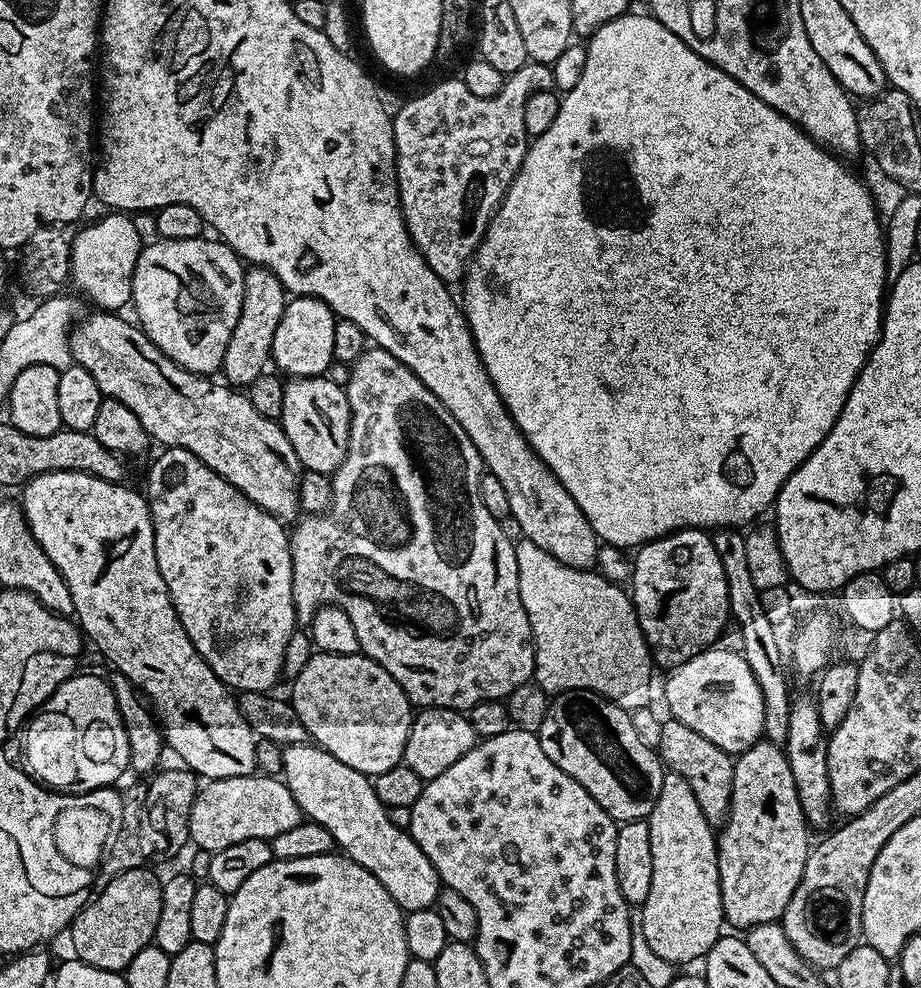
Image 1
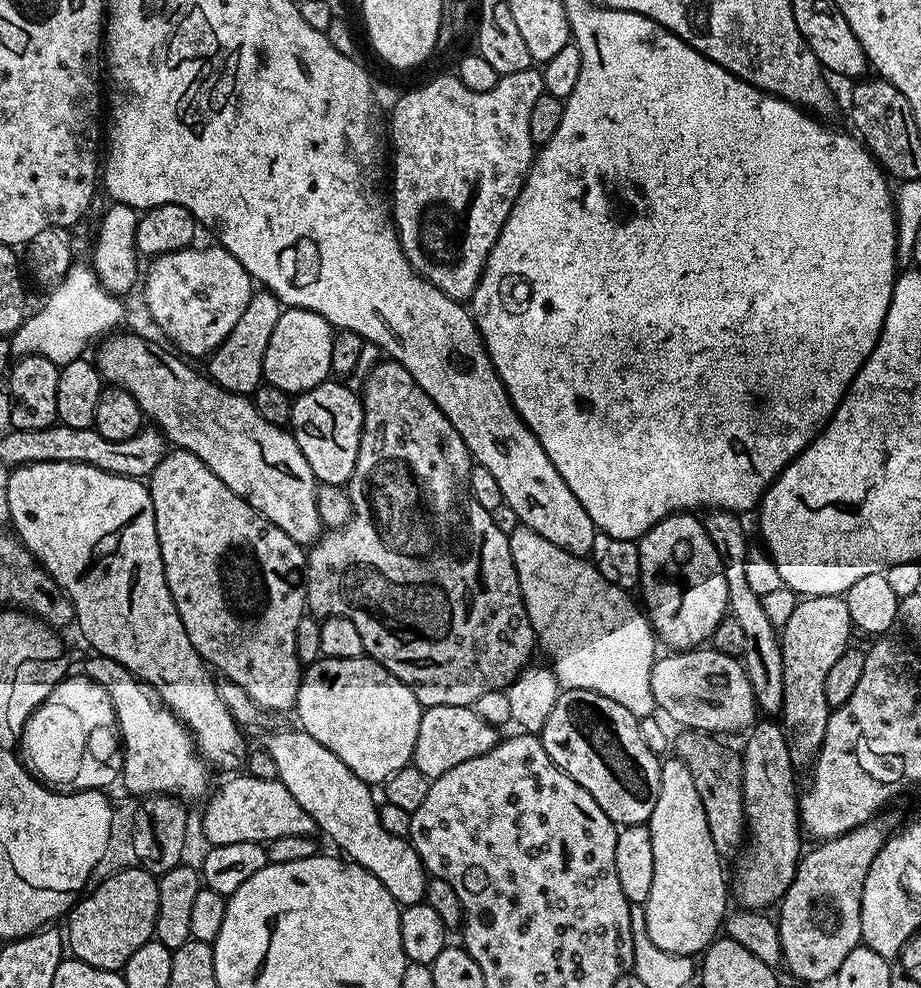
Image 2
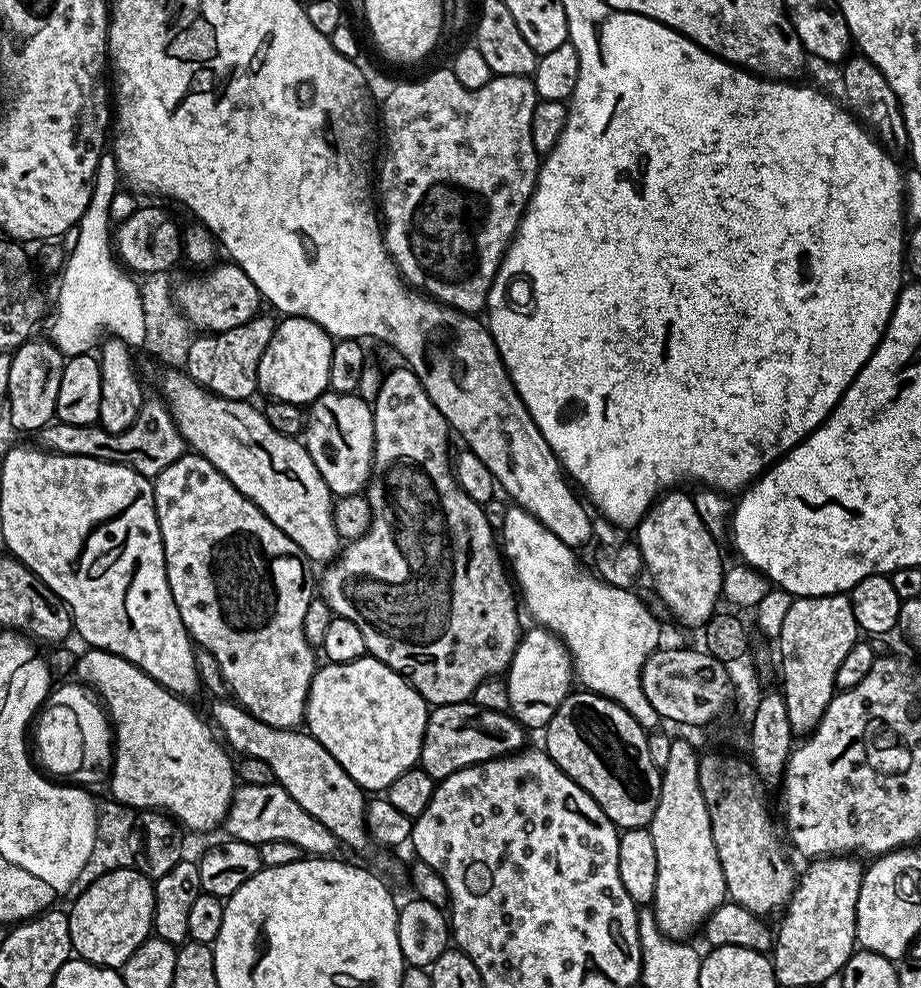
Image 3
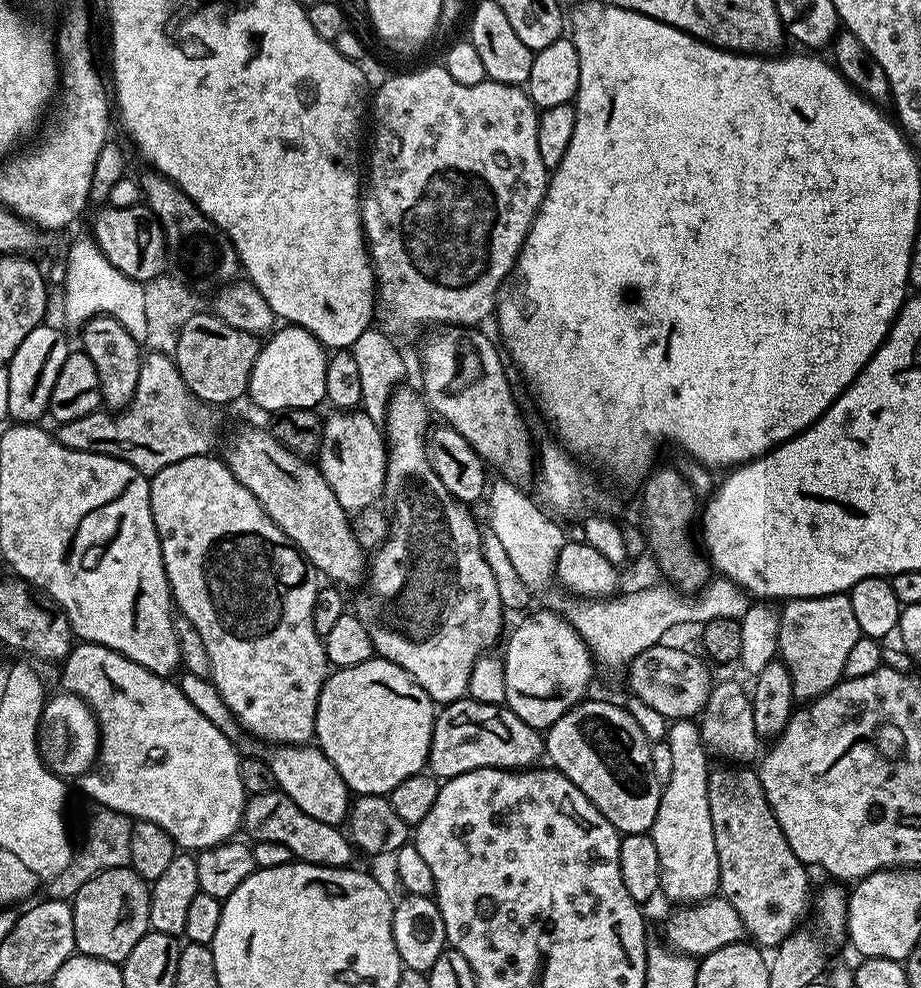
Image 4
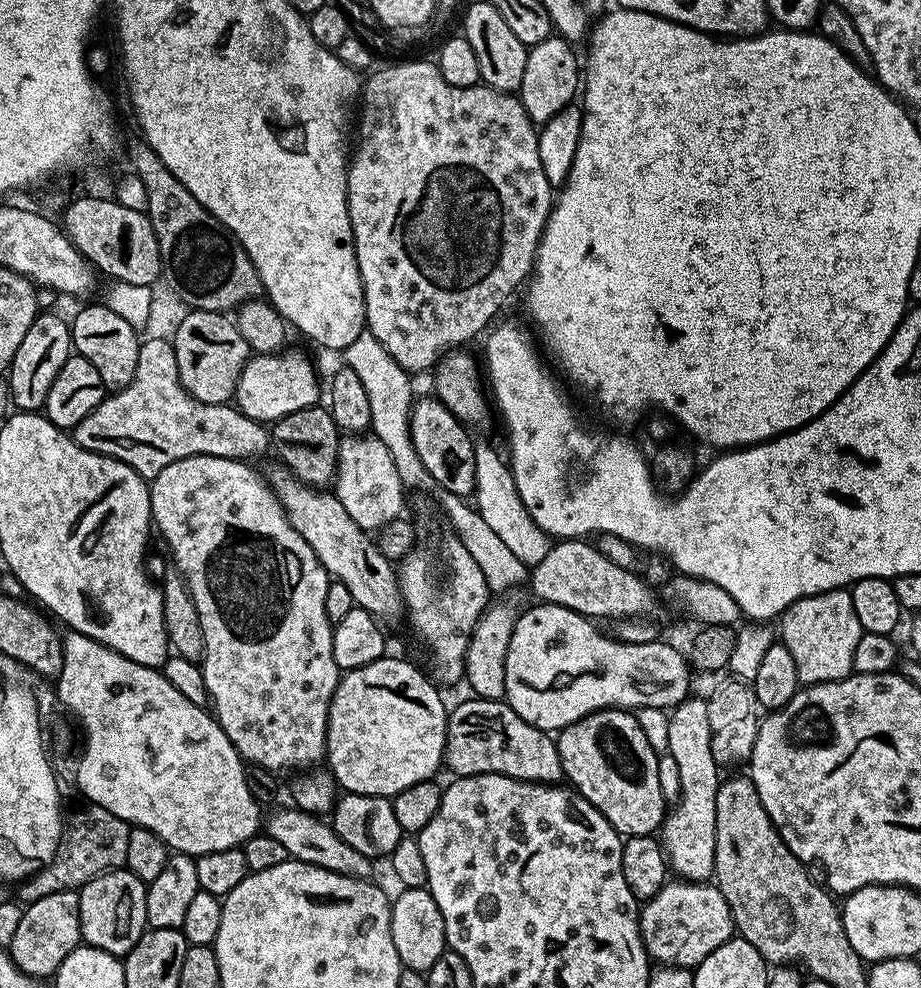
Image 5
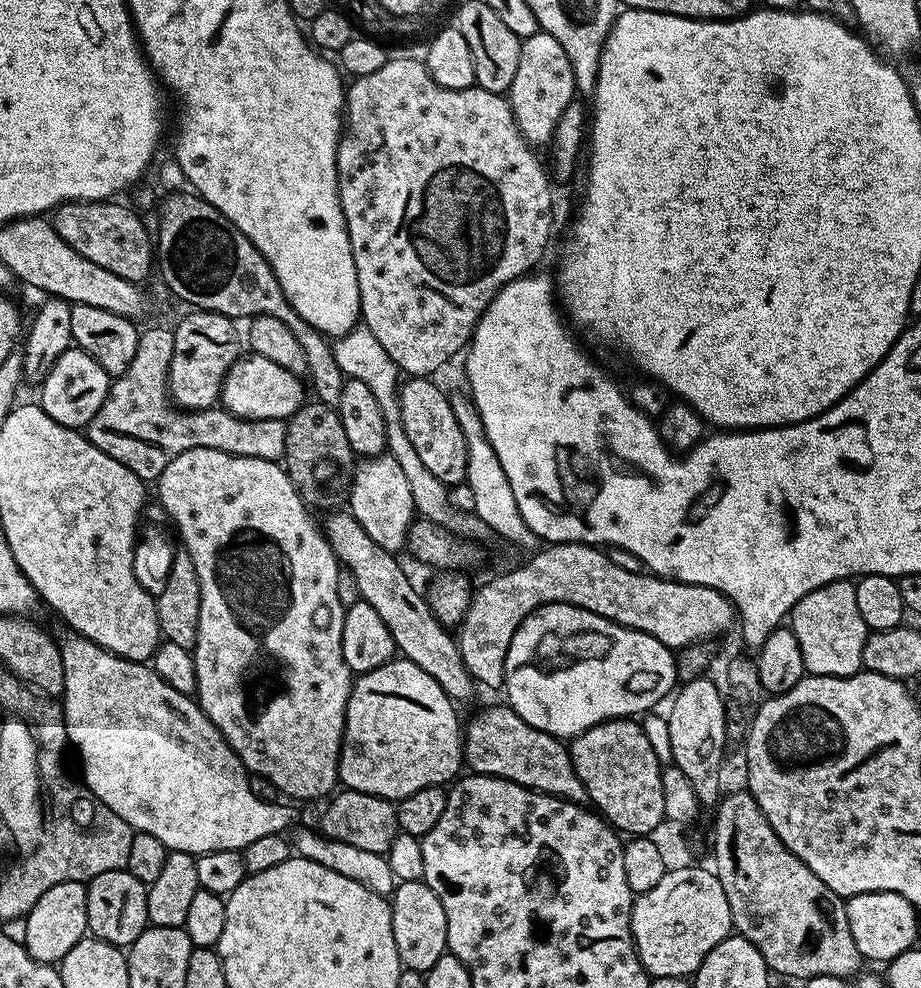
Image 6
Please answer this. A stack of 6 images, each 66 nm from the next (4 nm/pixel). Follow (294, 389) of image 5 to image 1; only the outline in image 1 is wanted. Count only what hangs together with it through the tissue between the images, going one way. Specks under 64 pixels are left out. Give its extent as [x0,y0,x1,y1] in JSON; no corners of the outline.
[271,296,337,378]

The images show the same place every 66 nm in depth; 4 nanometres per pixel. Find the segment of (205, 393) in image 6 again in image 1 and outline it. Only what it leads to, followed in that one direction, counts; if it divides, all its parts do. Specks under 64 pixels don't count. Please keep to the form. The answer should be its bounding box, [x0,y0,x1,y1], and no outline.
[222,266,286,386]

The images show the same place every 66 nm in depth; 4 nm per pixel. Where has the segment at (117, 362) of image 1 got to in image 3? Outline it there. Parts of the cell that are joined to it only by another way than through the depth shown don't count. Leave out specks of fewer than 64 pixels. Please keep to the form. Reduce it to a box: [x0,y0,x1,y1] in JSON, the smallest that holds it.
[160,370,342,561]

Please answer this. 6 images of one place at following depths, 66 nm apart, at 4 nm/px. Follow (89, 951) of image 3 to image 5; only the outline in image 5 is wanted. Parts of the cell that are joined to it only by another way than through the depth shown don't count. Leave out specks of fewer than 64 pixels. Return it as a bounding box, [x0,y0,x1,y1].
[79,867,148,958]

